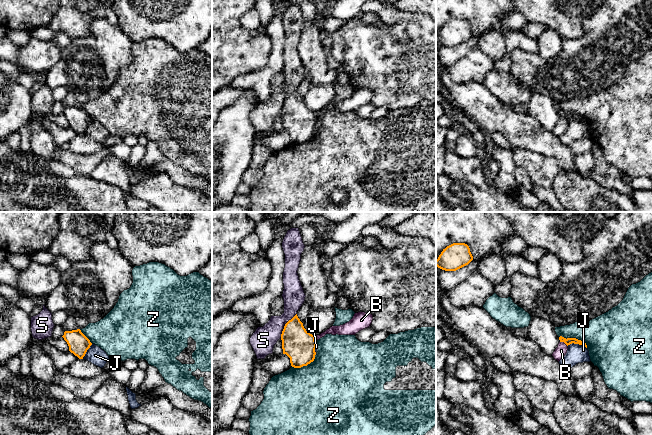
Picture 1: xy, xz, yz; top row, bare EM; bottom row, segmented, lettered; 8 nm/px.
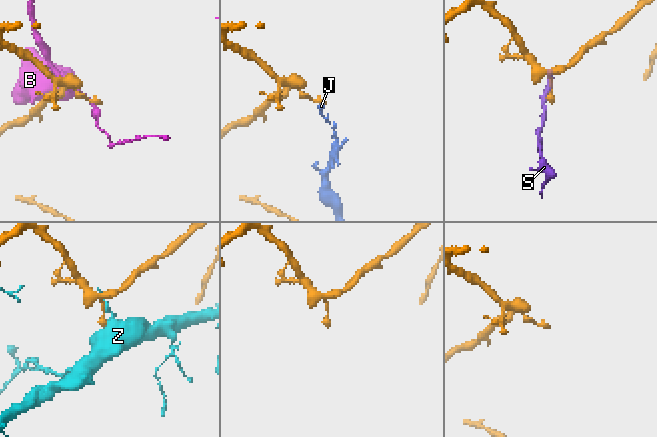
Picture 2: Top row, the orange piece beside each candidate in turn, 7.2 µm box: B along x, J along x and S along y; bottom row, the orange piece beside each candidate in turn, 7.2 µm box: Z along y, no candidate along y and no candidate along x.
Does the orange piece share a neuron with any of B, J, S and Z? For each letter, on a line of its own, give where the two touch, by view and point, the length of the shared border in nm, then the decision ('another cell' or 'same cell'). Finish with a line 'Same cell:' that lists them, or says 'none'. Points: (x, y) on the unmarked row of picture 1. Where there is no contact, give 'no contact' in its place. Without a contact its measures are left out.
B: contact yz (564, 118); length 80 nm; another cell
J: contact yz (577, 119); length 160 nm; another cell
S: contact xz (285, 101); length 240 nm; another cell
Z: contact yz (574, 114); length 240 nm; another cell
Same cell: none

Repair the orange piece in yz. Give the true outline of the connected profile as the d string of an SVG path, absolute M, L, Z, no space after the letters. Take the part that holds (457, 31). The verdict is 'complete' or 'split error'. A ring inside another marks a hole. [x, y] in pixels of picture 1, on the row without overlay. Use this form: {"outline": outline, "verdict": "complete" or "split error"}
{"outline": "M453 19L447 22L438 35L436 42L445 47L456 47L473 36L470 24L465 19Z", "verdict": "complete"}

